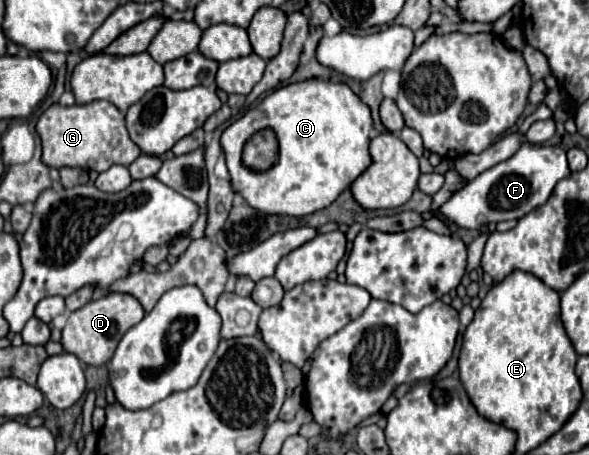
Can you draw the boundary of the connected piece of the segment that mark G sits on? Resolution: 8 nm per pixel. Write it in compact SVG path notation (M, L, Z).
M92 101L86 105L64 107L60 103L50 105L38 119L36 131L42 139L42 161L48 167L90 167L98 173L110 165L130 165L142 155L138 145L128 137L124 115L108 101Z

